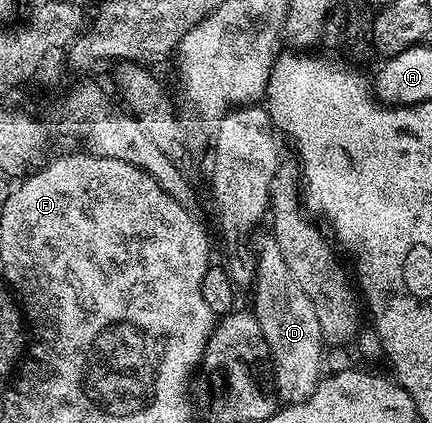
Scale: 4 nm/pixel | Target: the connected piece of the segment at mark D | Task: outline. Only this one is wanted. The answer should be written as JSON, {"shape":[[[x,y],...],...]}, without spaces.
{"shape":[[[257,232],[251,238],[253,255],[253,307],[251,313],[257,319],[263,332],[263,340],[269,349],[271,381],[275,393],[282,403],[302,402],[323,377],[321,370],[321,346],[323,339],[319,332],[319,320],[315,317],[315,306],[307,300],[307,292],[299,288],[291,268],[283,261],[279,246],[275,244],[272,233]]]}

